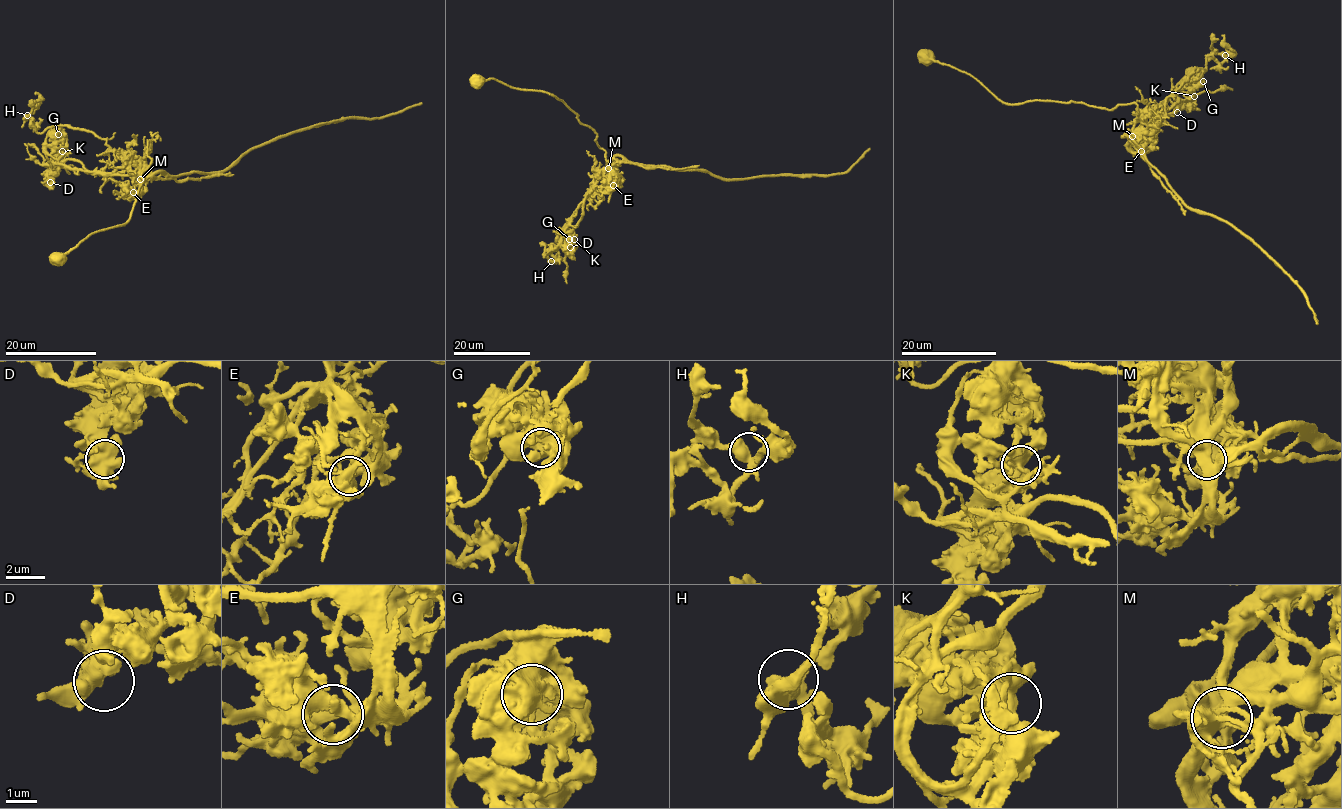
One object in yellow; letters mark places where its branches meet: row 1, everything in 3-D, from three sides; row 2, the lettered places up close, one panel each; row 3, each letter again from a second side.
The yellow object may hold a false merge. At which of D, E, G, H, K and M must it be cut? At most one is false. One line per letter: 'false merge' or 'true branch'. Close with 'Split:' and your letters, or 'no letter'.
D: true branch
E: true branch
G: true branch
H: true branch
K: true branch
M: false merge
Split: M

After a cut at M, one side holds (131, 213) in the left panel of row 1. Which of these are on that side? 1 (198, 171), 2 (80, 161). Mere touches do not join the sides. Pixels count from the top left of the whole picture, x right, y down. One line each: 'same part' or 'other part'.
1: other part
2: other part

